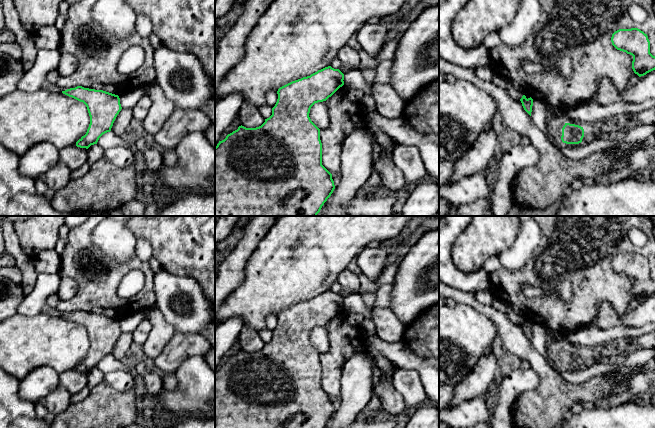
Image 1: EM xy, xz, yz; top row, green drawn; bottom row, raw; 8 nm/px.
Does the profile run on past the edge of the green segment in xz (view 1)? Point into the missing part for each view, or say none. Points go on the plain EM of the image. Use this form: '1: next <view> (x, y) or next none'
1: next none

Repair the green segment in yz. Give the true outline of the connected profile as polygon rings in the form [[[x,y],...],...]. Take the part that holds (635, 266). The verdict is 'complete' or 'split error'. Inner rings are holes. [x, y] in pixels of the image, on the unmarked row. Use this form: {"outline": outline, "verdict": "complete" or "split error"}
{"outline": [[[619,253],[612,258],[611,266],[617,274],[633,280],[632,293],[639,301],[655,294],[655,280],[650,277],[650,265],[640,253]]], "verdict": "complete"}

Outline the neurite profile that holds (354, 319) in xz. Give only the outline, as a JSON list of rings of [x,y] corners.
[[[345,310],[344,312],[345,312],[347,322],[352,326],[359,327],[359,325],[362,323],[364,319],[363,316],[360,314],[348,312]]]

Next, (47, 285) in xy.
[[[40,273],[37,282],[17,309],[17,314],[34,316],[42,313],[49,296],[56,295],[61,282],[59,274]]]

